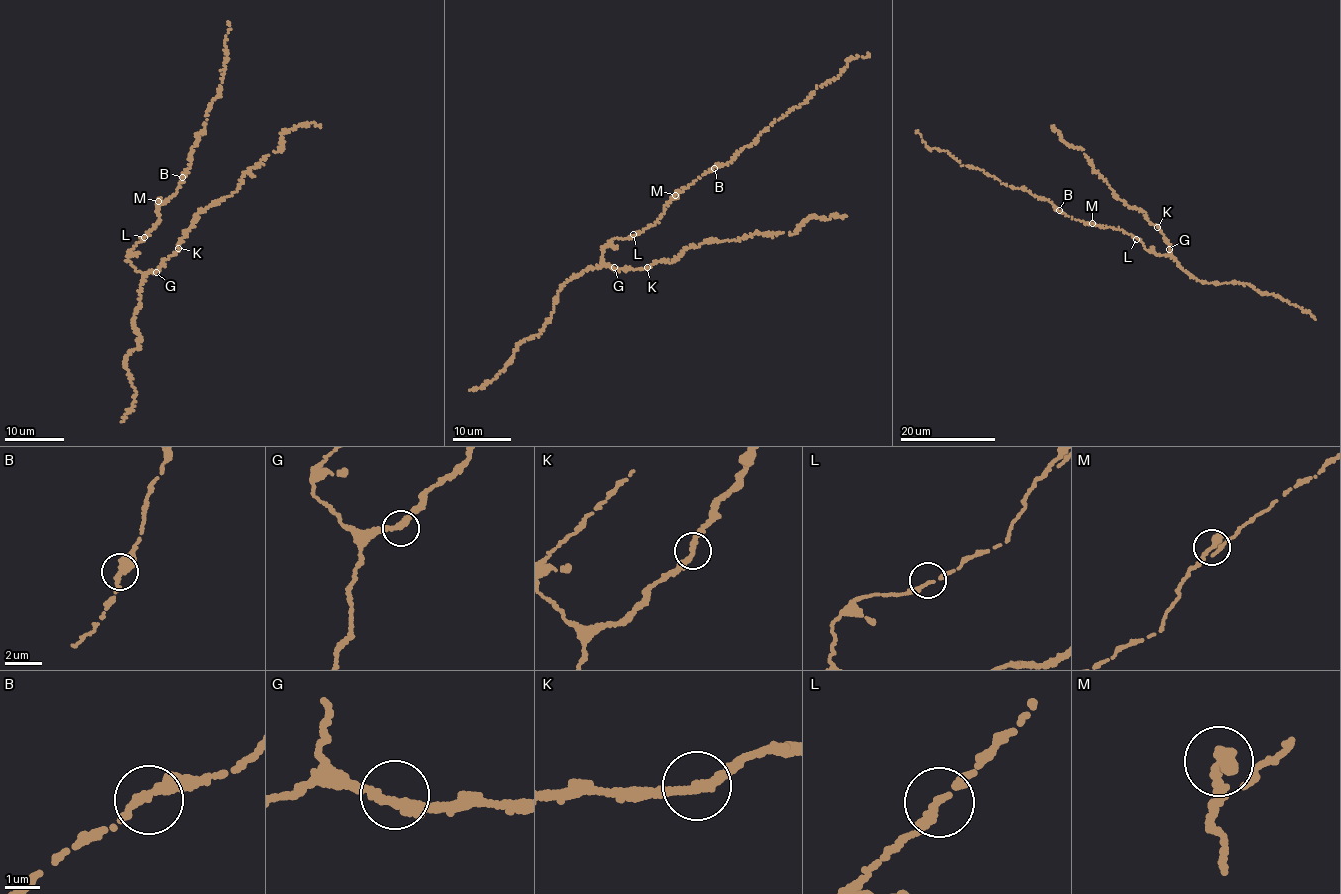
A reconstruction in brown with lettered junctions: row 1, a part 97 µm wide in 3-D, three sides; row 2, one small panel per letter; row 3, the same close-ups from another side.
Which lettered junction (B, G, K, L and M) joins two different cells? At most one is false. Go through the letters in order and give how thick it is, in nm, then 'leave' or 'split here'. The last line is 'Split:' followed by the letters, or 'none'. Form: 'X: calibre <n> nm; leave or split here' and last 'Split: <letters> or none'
B: calibre 320 nm; leave
G: calibre 320 nm; leave
K: calibre 300 nm; leave
L: calibre 200 nm; leave
M: calibre 340 nm; leave
Split: none

